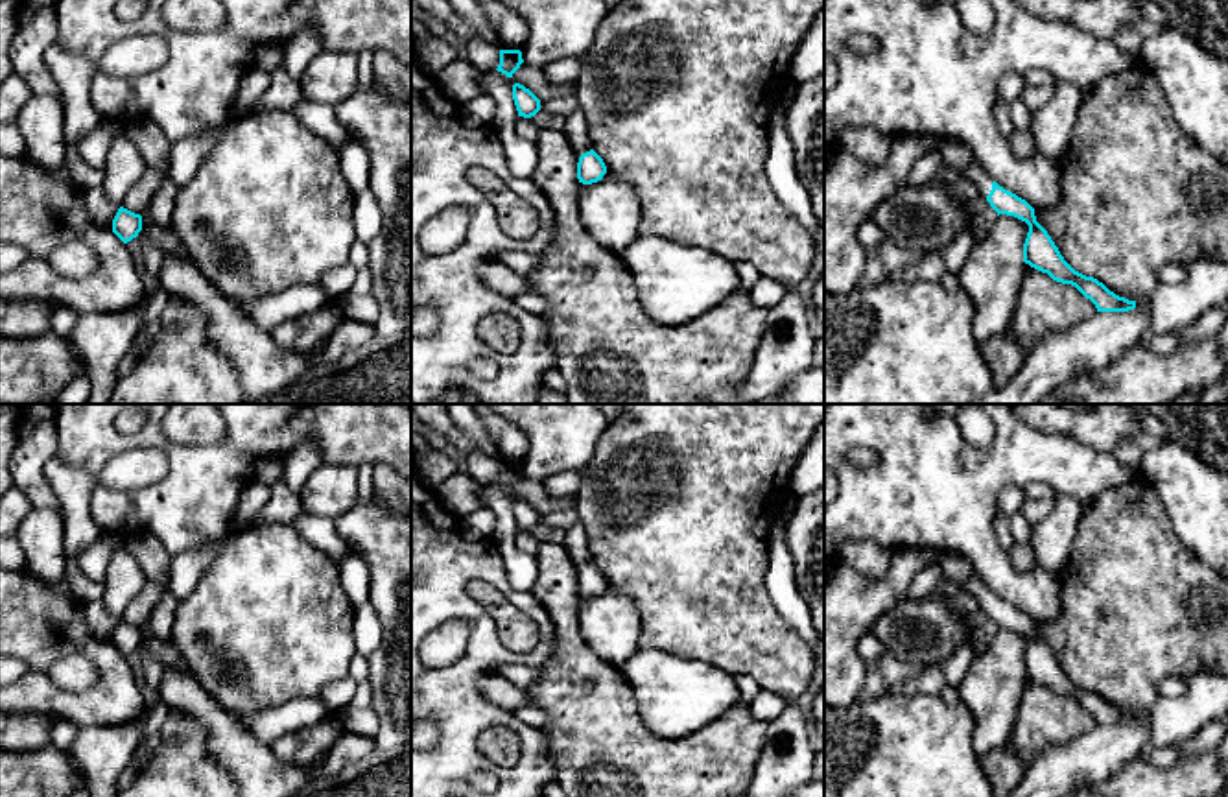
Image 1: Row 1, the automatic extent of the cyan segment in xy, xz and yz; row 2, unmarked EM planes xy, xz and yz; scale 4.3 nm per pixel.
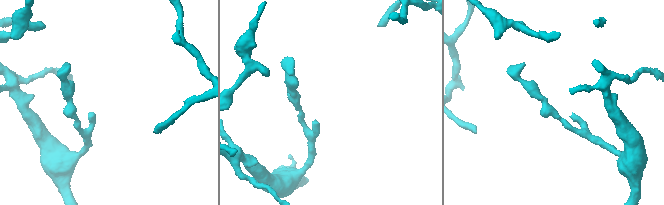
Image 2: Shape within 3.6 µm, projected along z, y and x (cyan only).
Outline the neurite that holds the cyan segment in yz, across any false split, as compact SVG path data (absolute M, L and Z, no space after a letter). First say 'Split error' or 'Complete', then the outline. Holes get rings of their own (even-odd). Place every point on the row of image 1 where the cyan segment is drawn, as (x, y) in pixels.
Split error. M939 138L942 162L962 170L964 177L986 197L999 214L1014 216L1029 225L1023 244L1023 262L1047 273L1053 280L1075 286L1097 312L1128 312L1136 301L1110 291L1103 282L1075 271L1060 255L1047 231L1036 221L1034 208L1016 194L999 186L975 157L974 148L959 138Z

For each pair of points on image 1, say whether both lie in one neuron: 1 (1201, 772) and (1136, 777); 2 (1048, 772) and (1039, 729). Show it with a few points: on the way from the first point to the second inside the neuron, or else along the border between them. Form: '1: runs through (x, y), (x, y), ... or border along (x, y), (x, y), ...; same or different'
1: runs through (1184, 777), (1153, 777); same
2: border along (1085, 733), (1048, 746), (1026, 766); different

